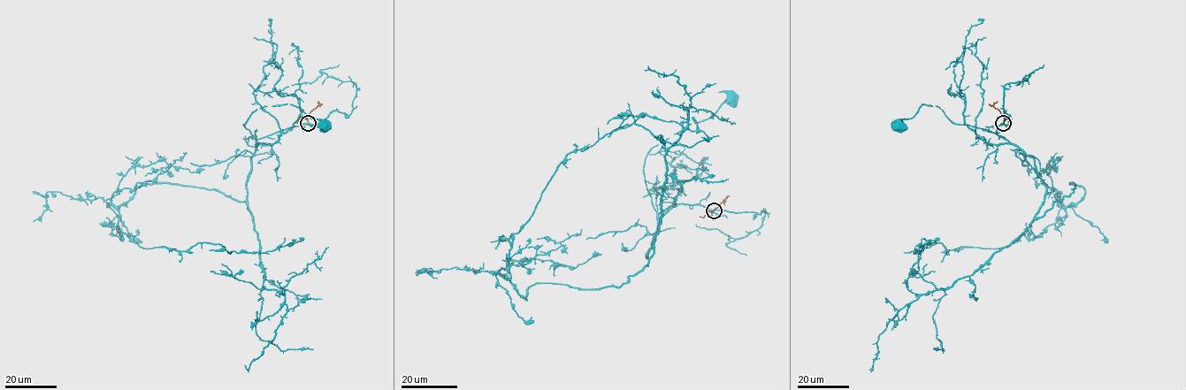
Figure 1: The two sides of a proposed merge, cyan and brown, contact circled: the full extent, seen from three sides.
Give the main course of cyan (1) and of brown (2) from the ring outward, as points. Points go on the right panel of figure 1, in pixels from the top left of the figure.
1: (1003, 123), (997, 133), (1005, 138), (954, 123), (938, 106), (922, 103), (898, 125)
2: (1003, 123), (1006, 118), (993, 106), (998, 101)

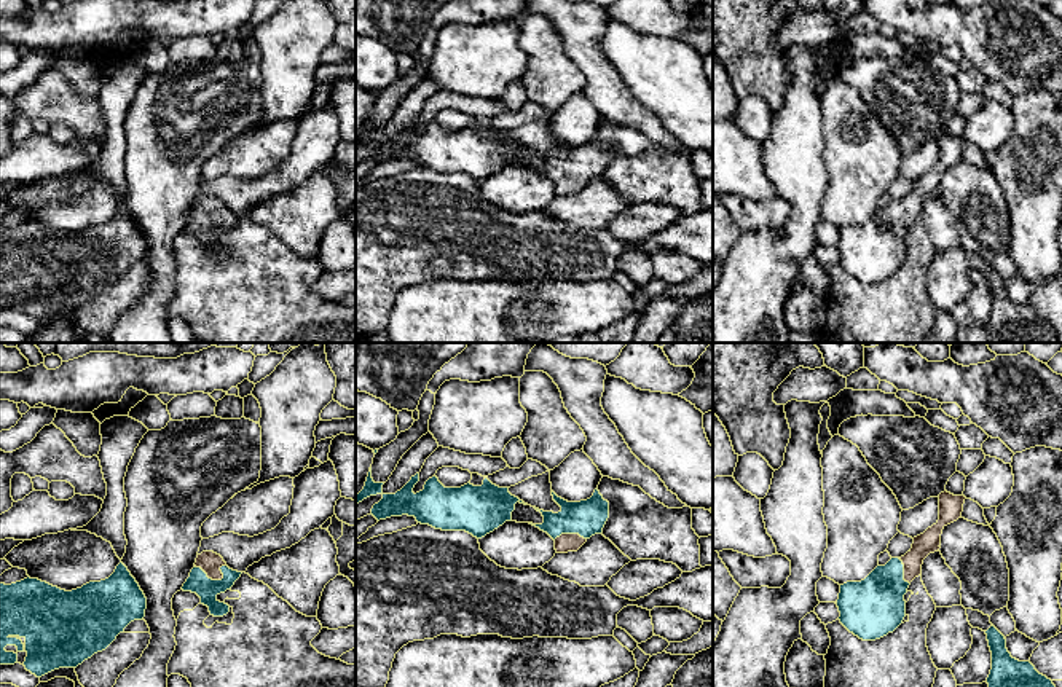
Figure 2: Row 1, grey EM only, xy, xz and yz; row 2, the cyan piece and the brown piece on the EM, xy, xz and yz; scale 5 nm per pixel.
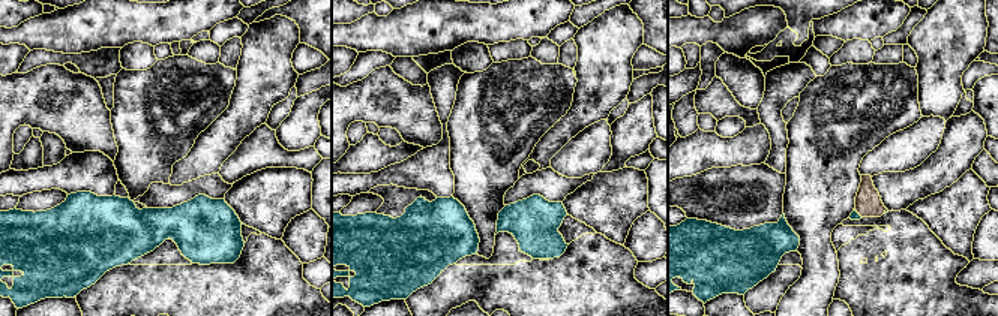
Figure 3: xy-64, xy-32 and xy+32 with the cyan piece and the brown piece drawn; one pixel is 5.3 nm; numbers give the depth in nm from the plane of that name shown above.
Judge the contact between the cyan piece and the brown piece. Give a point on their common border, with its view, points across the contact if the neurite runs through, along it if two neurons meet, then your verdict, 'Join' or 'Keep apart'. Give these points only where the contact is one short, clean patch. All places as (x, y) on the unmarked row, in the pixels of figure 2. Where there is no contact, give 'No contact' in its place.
Touches cyan at xy (208, 220). Path across: xy (198, 225), (208, 220), (209, 204). Join

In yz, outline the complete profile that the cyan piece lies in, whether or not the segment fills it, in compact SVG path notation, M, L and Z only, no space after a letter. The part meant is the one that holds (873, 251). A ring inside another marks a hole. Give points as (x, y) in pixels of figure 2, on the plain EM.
M947 134L939 137L939 163L923 177L914 180L912 191L901 201L891 201L885 209L877 209L864 223L840 228L837 250L840 266L863 284L875 284L893 276L906 260L904 238L911 225L922 218L923 202L939 194L942 172L962 161L965 139L954 139Z

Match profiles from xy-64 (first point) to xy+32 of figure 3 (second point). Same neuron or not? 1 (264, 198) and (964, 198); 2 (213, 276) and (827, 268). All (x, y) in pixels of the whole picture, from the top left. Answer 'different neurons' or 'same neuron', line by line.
1: same neuron
2: different neurons

